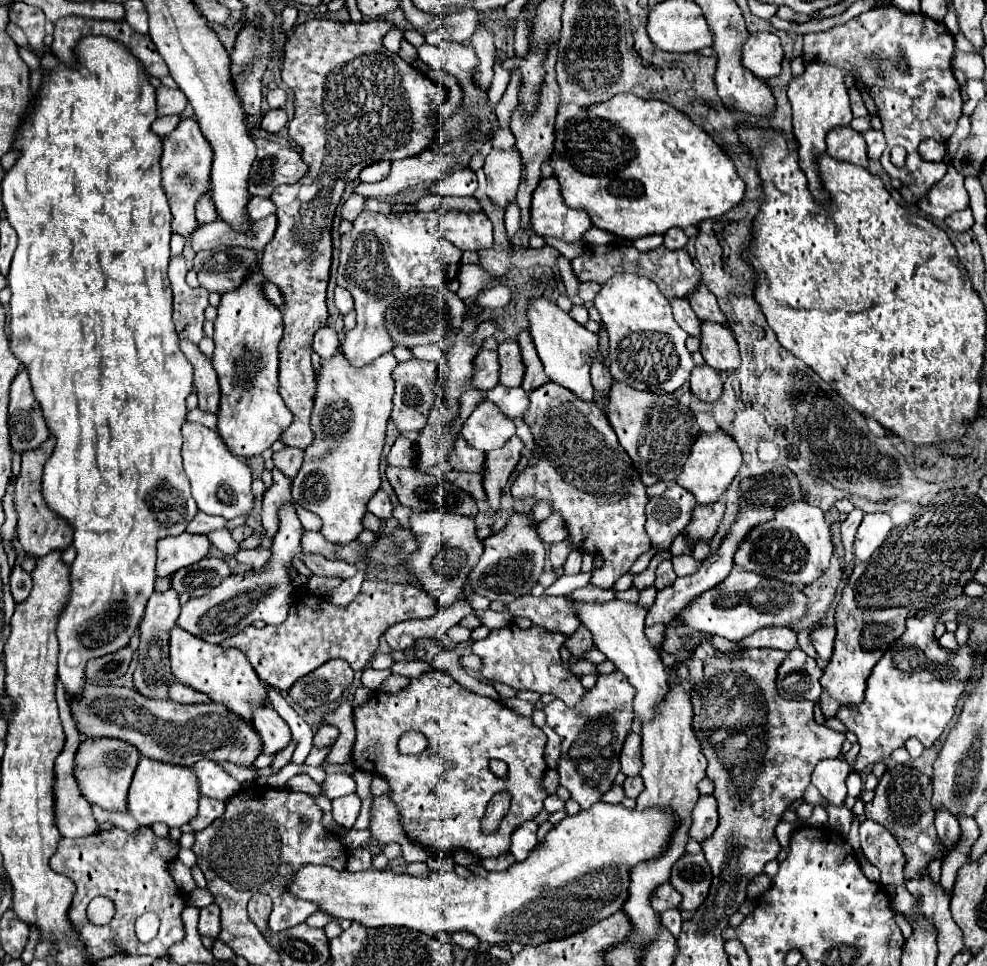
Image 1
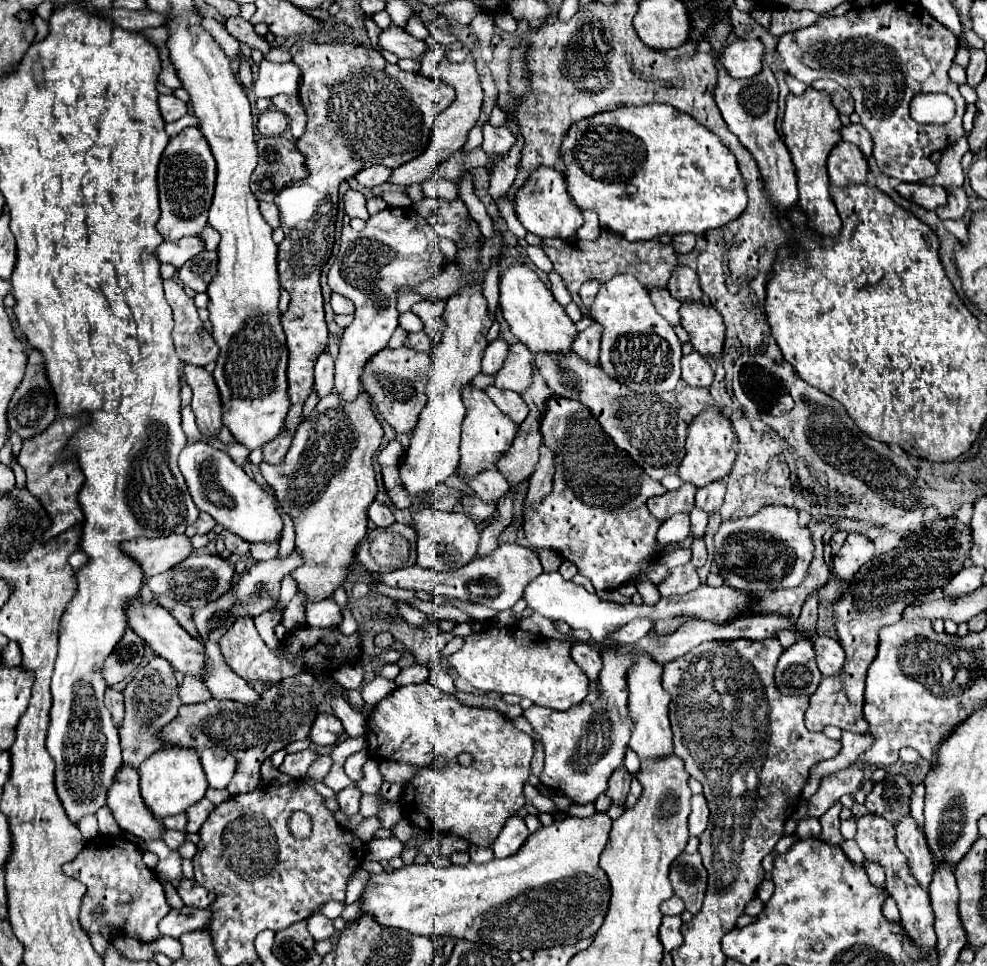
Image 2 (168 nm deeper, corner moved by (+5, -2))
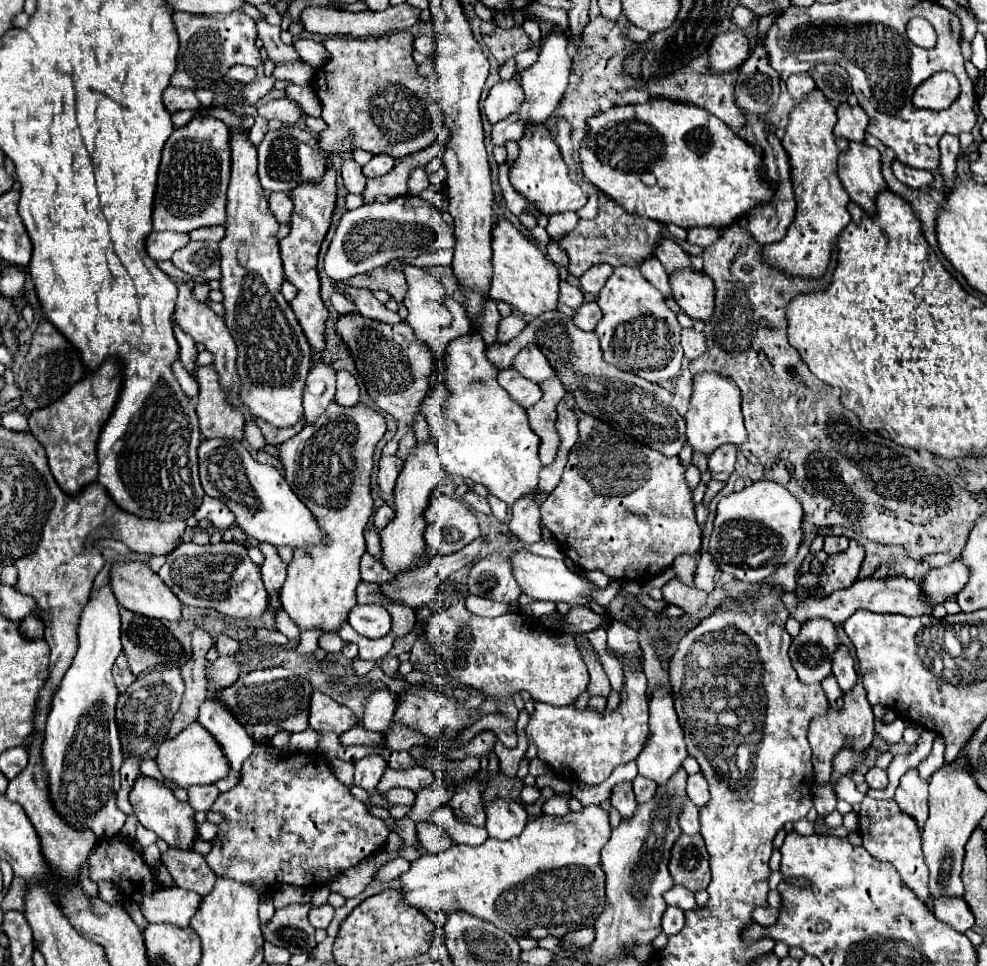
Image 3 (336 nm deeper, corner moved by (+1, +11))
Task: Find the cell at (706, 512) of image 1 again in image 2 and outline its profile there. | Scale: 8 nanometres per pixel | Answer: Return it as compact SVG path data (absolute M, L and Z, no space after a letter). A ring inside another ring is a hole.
M718 480L718 482L714 482L714 484L706 486L706 488L700 488L696 492L696 506L702 508L704 512L712 514L722 506L724 494L726 494L726 482Z

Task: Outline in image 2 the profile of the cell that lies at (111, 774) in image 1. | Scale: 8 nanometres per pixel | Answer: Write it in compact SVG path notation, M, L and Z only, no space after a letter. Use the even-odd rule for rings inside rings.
M122 766L108 792L108 808L112 810L118 826L142 840L162 840L166 826L154 820L138 792L138 772L132 766Z

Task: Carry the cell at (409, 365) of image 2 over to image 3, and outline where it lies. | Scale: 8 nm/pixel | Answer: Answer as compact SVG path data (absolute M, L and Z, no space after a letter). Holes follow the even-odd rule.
M342 315L336 321L336 333L346 341L356 369L364 379L368 395L374 403L390 413L400 423L412 425L418 405L428 389L428 377L432 367L432 351L426 343L416 339L416 333L410 325L386 325L382 321L366 319L362 315Z

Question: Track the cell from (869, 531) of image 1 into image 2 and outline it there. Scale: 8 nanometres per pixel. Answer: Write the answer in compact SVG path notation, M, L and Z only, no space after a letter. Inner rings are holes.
M848 534L844 548L834 556L832 576L840 582L854 580L854 574L872 558L874 544L860 534Z

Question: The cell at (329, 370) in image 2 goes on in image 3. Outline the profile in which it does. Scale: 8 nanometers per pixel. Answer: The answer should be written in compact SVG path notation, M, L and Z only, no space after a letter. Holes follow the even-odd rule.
M318 363L310 369L306 387L302 393L302 403L304 403L304 415L308 423L314 423L320 413L328 407L328 403L334 399L336 391L336 371L332 365Z

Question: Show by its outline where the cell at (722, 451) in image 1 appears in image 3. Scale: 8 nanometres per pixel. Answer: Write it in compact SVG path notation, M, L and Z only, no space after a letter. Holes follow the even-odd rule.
M700 373L694 379L694 393L690 399L690 411L686 417L686 439L692 451L700 451L706 457L714 453L714 449L732 443L742 445L746 441L744 417L740 409L740 389L728 379L718 373Z

